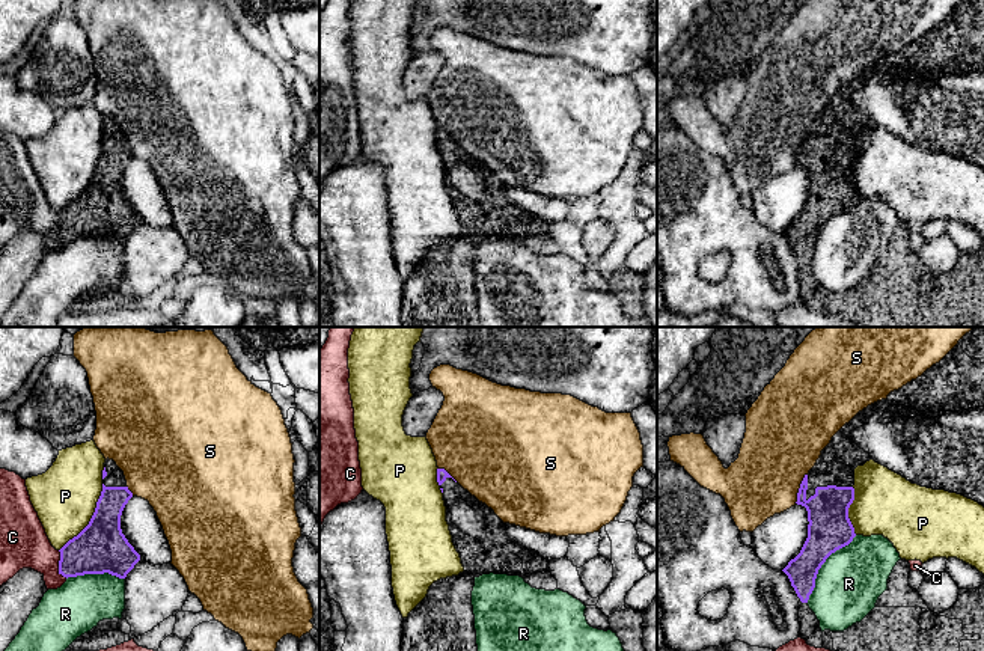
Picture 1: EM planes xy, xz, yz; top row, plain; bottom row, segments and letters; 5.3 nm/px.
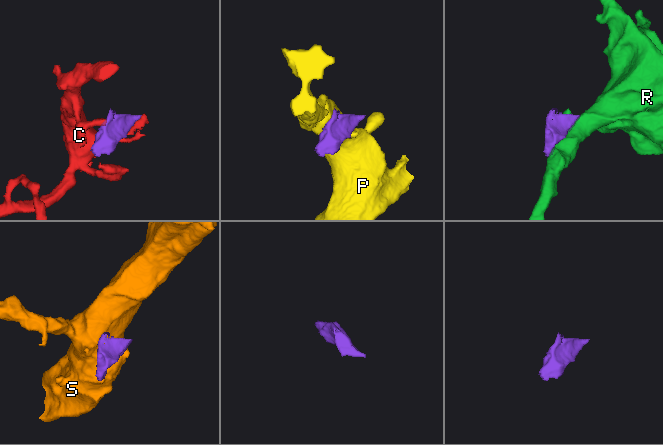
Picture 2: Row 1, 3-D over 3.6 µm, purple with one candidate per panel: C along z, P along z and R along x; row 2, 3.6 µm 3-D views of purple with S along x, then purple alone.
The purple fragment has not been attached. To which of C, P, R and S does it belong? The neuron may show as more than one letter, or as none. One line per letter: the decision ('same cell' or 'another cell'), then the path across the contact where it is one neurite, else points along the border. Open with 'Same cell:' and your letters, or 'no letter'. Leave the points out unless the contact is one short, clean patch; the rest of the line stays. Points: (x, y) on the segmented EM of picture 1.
Same cell: no letter
C: another cell
P: another cell
R: another cell
S: another cell | along yz (806, 473), (794, 502)

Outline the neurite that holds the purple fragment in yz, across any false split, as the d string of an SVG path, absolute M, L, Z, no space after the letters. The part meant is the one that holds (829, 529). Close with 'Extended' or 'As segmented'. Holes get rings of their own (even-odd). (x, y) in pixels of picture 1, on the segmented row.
M838 431L800 484L796 503L808 511L808 538L800 553L782 571L802 601L802 639L821 630L808 600L826 559L856 536L848 518L848 508L854 500L854 469L869 460L872 458L868 452Z. Extended

